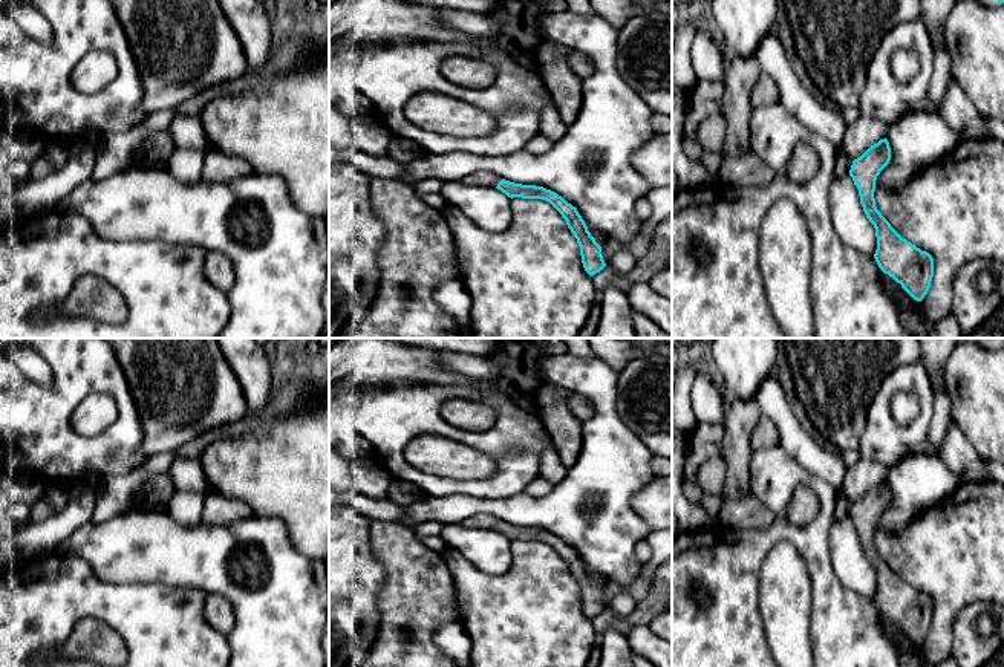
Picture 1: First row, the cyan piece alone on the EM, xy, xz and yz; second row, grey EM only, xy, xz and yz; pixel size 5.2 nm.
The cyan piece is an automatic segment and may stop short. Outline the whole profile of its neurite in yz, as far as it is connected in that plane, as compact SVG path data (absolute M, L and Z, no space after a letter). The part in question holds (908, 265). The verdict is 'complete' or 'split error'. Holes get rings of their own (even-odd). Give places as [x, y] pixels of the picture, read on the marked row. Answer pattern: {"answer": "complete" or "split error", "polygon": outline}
{"answer": "complete", "polygon": "M885 138L852 161L849 176L859 190L863 211L875 228L874 259L878 268L900 283L914 300L921 301L931 288L934 259L903 239L875 207L875 181L889 161L891 147Z"}

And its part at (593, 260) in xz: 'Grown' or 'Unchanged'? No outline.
Grown

